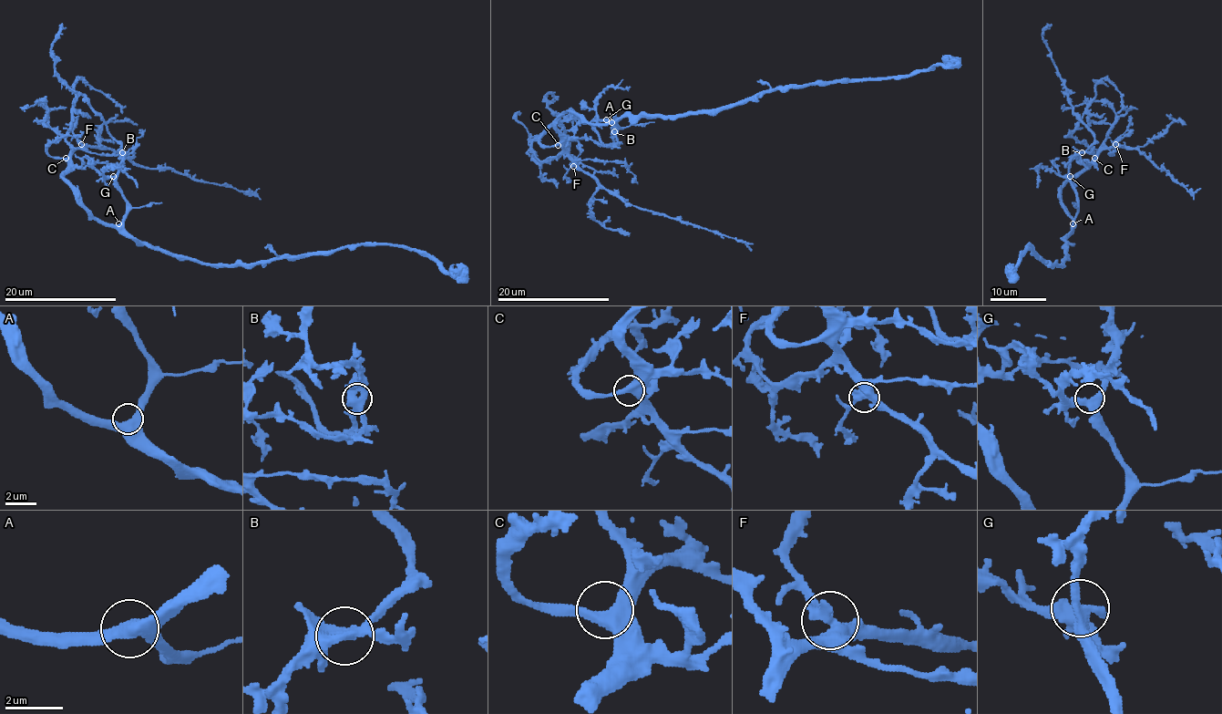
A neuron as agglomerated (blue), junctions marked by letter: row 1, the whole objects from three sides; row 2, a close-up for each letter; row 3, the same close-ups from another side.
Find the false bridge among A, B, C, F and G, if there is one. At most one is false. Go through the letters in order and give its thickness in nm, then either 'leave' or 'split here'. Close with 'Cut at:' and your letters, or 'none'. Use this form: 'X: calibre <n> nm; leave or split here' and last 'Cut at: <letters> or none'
A: calibre 400 nm; leave
B: calibre 420 nm; leave
C: calibre 400 nm; leave
F: calibre 400 nm; leave
G: calibre 360 nm; leave
Cut at: none

